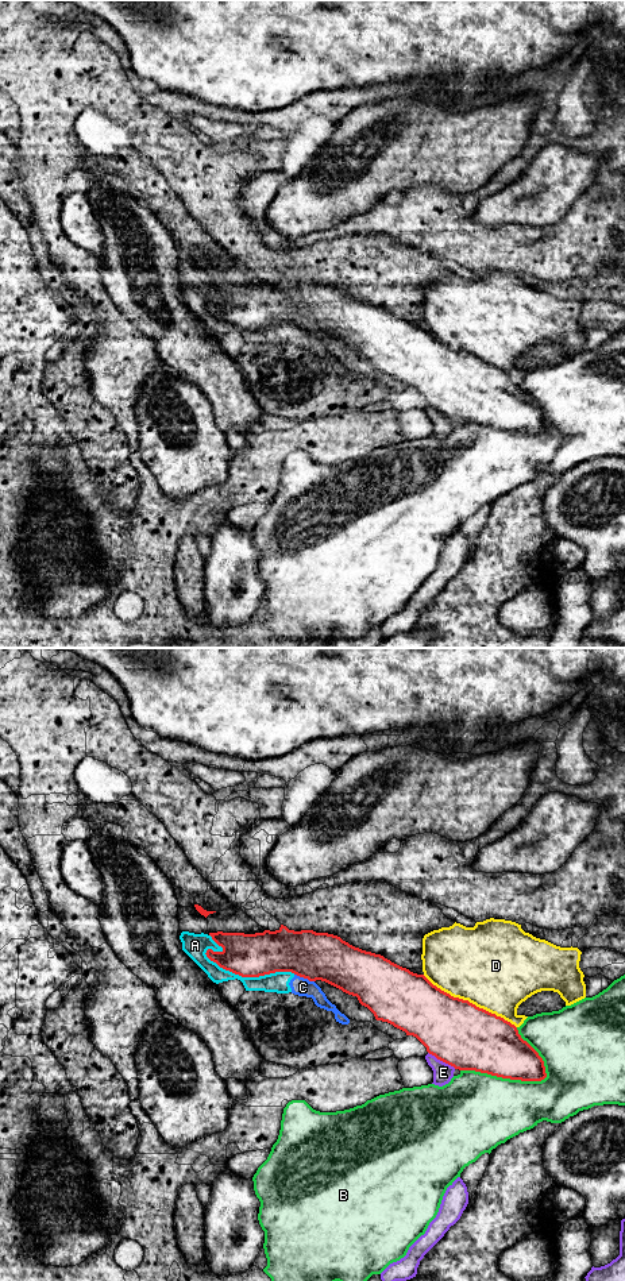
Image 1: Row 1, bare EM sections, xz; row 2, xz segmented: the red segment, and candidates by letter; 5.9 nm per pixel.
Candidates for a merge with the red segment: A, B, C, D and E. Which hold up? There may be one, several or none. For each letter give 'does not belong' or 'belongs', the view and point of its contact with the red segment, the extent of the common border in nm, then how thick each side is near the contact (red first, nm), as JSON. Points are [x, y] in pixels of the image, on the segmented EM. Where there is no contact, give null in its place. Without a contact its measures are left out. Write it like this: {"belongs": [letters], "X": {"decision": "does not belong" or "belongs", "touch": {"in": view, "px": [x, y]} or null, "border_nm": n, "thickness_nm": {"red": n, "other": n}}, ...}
{"belongs": [], "A": {"decision": "does not belong", "touch": {"in": "xz", "px": [234, 972]}, "border_nm": 550, "thickness_nm": {"red": 260, "other": 110}}, "B": {"decision": "does not belong", "touch": {"in": "xz", "px": [504, 1077]}, "border_nm": 500, "thickness_nm": {"red": 360, "other": 460}}, "C": {"decision": "does not belong", "touch": {"in": "xz", "px": [304, 977]}, "border_nm": 130, "thickness_nm": {"red": 280, "other": 110}}, "D": {"decision": "does not belong", "touch": {"in": "xz", "px": [469, 1002]}, "border_nm": 650, "thickness_nm": {"red": 380, "other": 500}}, "E": {"decision": "does not belong", "touch": {"in": "xz", "px": [442, 1060]}, "border_nm": 190, "thickness_nm": {"red": 380, "other": 120}}}

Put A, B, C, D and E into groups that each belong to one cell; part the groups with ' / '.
A C / B / D / E

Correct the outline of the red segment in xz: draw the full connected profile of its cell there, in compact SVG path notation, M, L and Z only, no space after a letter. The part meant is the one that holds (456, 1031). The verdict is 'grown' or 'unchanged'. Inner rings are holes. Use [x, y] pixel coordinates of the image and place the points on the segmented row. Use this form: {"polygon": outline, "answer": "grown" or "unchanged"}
{"polygon": "M283 925L275 931L217 931L209 935L223 950L208 949L205 954L220 968L242 977L292 972L309 981L325 981L356 996L377 1020L387 1022L406 1035L416 1037L429 1054L455 1069L521 1081L541 1081L547 1077L543 1058L521 1038L514 1025L468 1000L451 996L424 975L413 973L381 954L355 948L337 935L313 930L294 931Z", "answer": "unchanged"}

